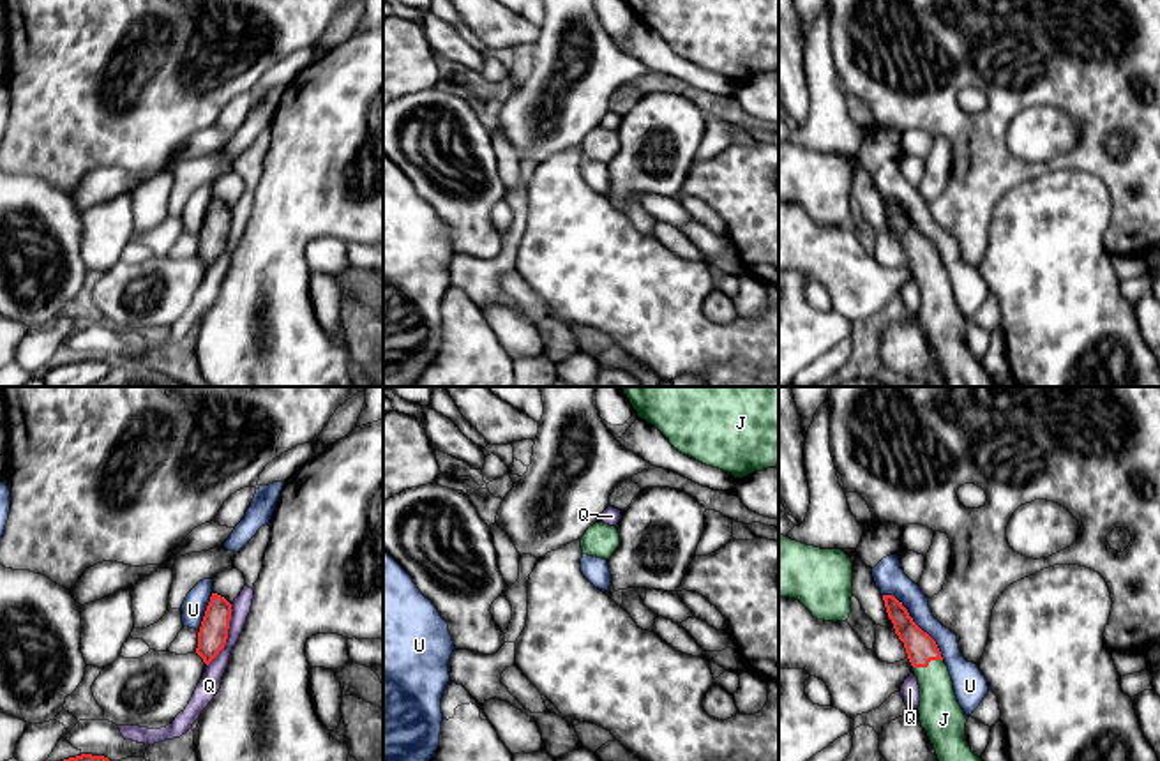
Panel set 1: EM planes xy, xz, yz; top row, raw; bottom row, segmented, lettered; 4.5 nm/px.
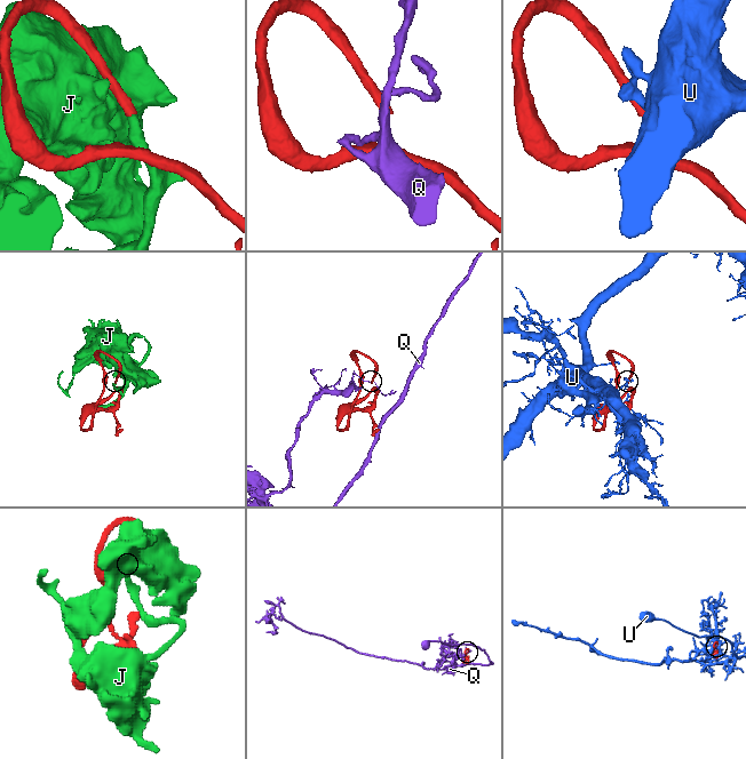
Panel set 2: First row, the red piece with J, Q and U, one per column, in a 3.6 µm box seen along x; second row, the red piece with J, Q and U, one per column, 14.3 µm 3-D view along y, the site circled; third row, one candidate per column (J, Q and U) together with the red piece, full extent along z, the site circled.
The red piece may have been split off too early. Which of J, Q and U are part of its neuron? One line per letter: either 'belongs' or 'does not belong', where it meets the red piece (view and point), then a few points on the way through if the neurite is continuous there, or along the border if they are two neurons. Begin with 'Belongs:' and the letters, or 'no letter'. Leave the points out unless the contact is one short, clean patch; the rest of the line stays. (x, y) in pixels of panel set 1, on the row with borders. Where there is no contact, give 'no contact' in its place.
Belongs: J
J: belongs; contact yz (927, 664)
Q: does not belong; contact xy (226, 636)
U: does not belong; contact yz (915, 624)

